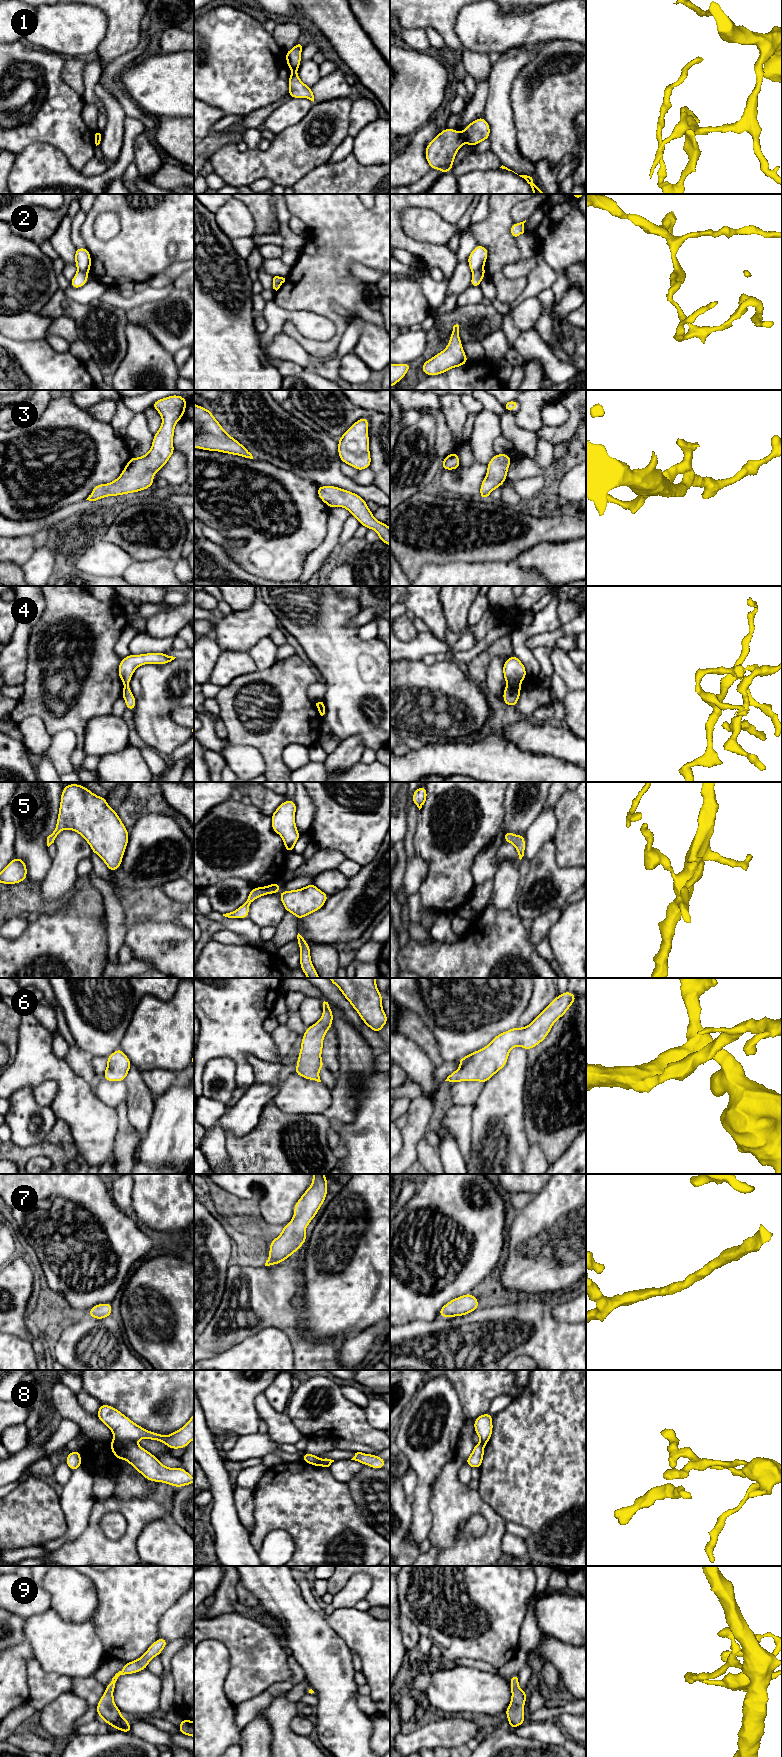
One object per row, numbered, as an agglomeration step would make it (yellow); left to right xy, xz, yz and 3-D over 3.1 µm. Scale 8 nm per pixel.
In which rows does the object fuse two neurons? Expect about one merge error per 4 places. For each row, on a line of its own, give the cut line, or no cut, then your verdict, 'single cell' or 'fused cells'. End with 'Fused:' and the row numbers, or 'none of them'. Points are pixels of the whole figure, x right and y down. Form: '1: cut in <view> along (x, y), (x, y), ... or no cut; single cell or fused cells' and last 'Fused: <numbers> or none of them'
1: cut in yz along (462, 133), (464, 141); fused cells
2: cut in yz along (483, 266), (472, 272); fused cells
3: no cut; single cell
4: cut in yz along (507, 684), (519, 686); fused cells
5: no cut; single cell
6: no cut; single cell
7: no cut; single cell
8: cut in xy along (114, 1439), (123, 1443), (135, 1443); fused cells
9: no cut; single cell
Fused: 1, 2, 4, 8

